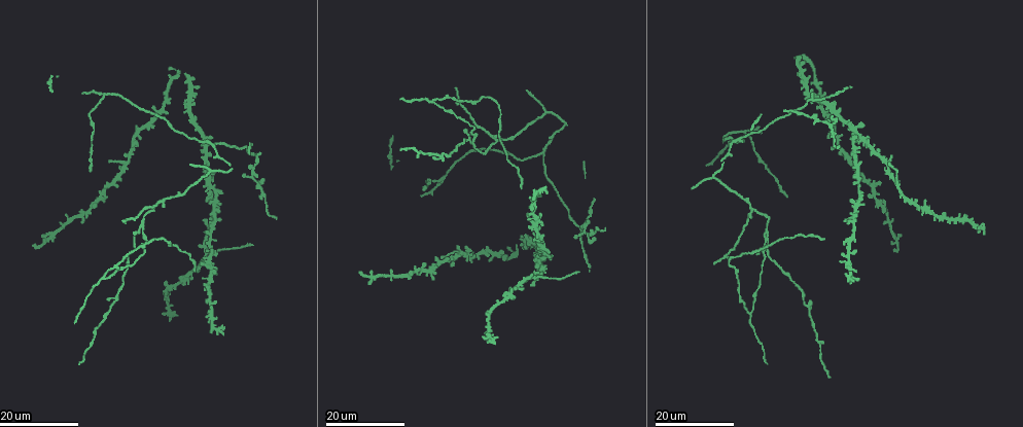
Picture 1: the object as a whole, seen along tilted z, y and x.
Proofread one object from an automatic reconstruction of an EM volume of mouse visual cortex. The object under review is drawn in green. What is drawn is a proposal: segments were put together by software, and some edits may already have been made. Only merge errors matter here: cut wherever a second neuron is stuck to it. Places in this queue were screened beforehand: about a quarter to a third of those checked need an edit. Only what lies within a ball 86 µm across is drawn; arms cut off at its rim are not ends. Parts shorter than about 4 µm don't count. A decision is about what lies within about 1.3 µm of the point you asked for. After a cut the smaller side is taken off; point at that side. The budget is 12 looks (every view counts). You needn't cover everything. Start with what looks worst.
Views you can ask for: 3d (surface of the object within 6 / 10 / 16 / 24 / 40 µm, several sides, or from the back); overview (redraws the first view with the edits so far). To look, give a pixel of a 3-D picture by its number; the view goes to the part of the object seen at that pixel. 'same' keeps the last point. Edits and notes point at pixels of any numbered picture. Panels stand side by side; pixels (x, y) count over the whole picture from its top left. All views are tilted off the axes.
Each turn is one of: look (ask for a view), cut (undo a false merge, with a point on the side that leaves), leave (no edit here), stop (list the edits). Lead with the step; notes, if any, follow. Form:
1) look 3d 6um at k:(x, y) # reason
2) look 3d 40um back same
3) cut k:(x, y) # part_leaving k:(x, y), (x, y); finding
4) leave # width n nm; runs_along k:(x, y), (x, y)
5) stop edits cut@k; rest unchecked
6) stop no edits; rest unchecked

look 3d 24um at 1:(139, 224) # two arms at a narrow angle

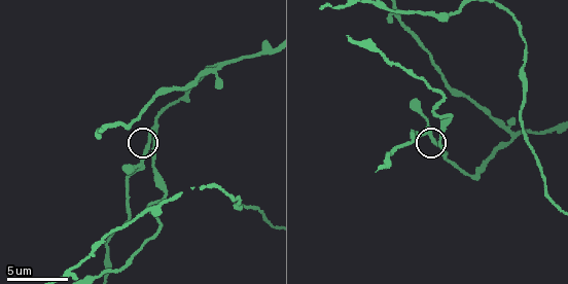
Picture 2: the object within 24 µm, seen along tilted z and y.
look 3d 6um at 2:(149, 148)

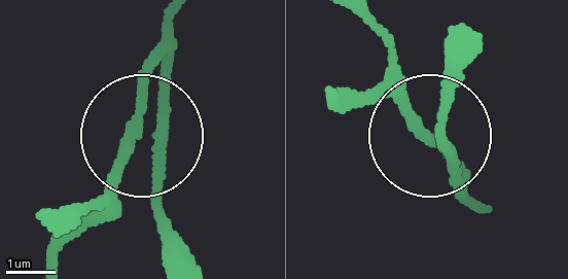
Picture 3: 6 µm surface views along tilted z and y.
leave # arms 4; all the same neuron

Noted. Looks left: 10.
look 3d 16um at 1:(432, 101) # branch point

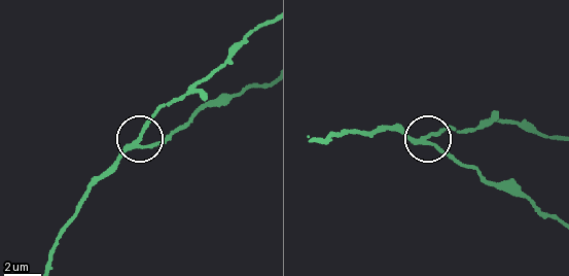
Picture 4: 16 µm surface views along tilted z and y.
look 3d 10um at 4:(424, 141)

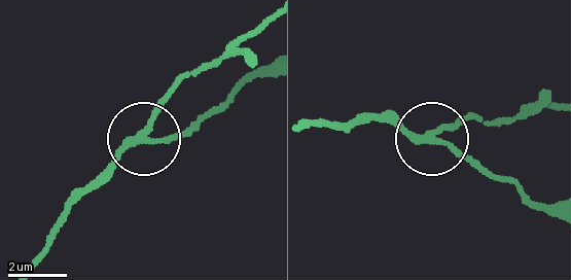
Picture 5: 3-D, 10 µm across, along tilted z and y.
look 3d 10um back at 5:(145, 141) # other side

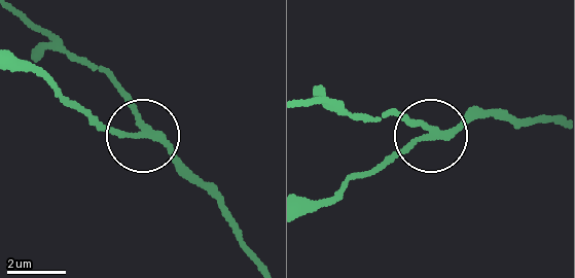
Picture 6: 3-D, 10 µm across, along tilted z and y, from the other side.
cut 6:(172, 162) # width 190 nm; part_leaving 6:(137, 133), (131, 108), (102, 72), (51, 49), (15, 10); a second neuron is stuck on

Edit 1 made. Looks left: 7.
look 3d 16um at 1:(129, 161) # branch point

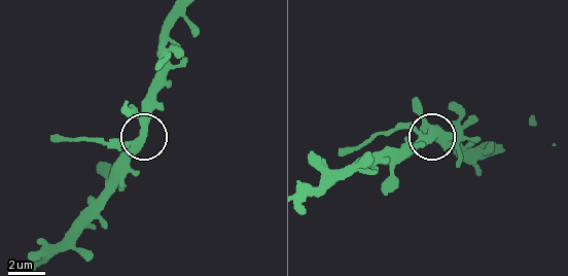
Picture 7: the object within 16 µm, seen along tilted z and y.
look 3d 6um at 7:(133, 147)

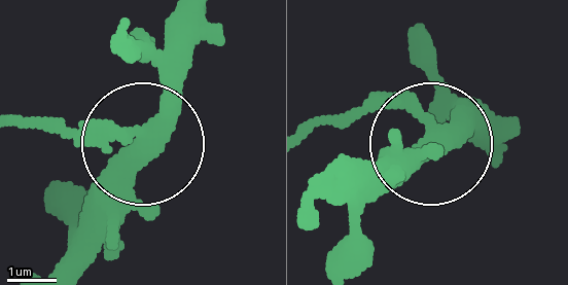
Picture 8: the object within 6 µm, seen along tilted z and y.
look 3d 6um back at 8:(145, 142)

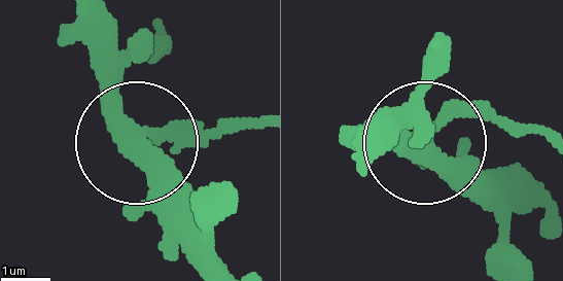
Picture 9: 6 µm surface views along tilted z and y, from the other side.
cut 9:(224, 121) # part_leaving 9:(159, 132), (252, 132); a second neuron is stuck on

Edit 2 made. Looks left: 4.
look overview

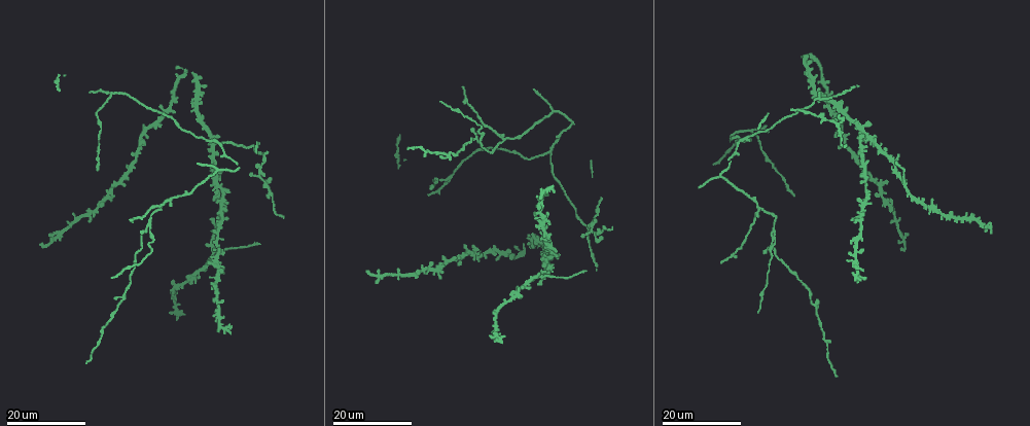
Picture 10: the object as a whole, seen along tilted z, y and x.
look 3d 24um at 10:(541, 276) # small branch off a trunk

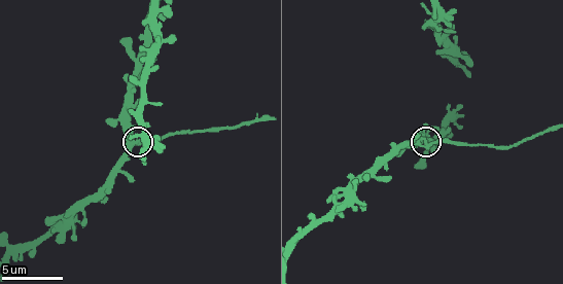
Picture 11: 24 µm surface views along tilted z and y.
look 3d 10um at 11:(425, 145)

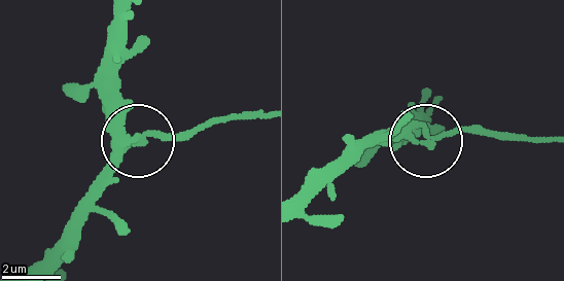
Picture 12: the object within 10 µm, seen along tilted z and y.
cut 12:(187, 137) # width 270 nm; part_leaving 12:(144, 133), (186, 139), (238, 117), (259, 117); two neurons meet here

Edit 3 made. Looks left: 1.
look 3d 6um at 2:(515, 135) # four or more arms meet

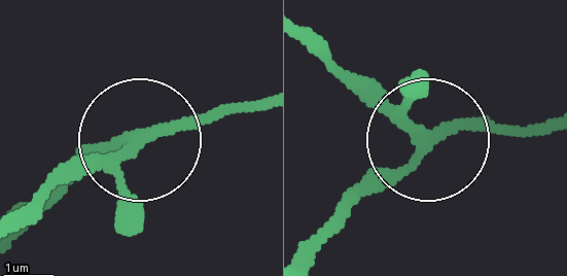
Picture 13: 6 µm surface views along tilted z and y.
leave # arms 4; runs_along 13:(304, 257), (419, 144), (329, 55); all the same neuron

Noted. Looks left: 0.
stop edits cut@6, cut@9, cut@12; rest unchecked

